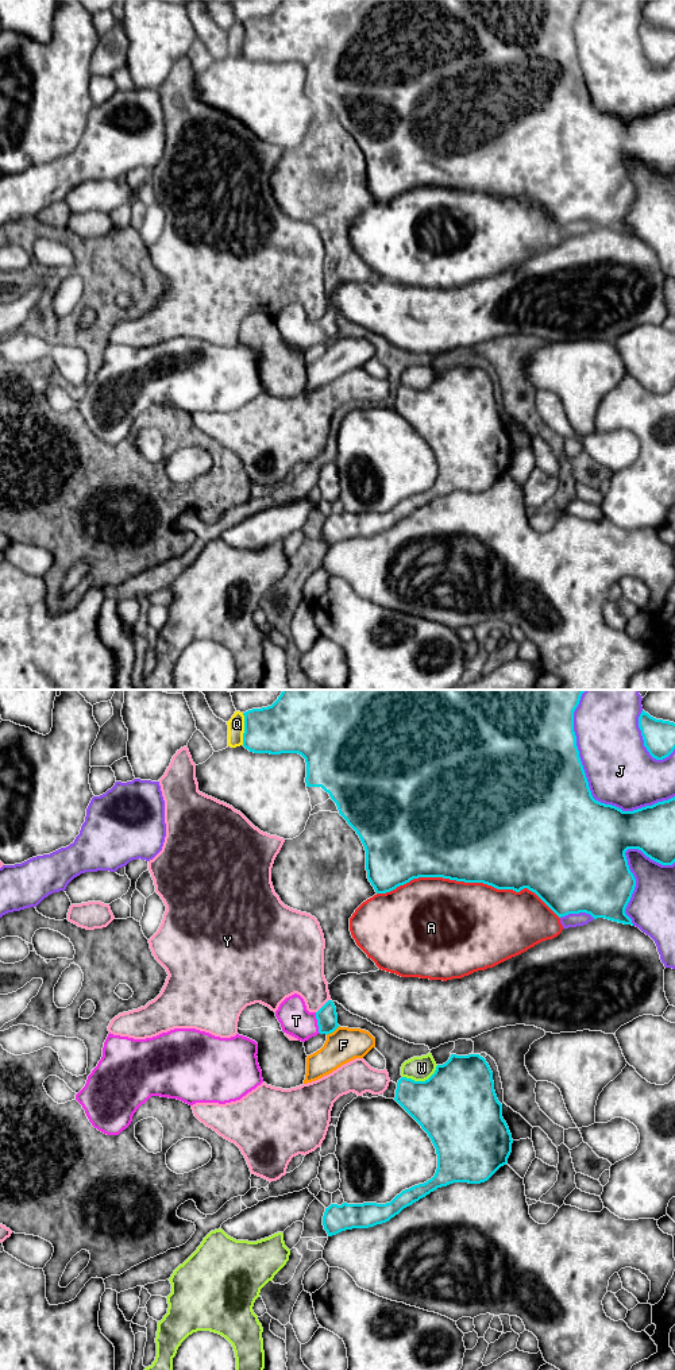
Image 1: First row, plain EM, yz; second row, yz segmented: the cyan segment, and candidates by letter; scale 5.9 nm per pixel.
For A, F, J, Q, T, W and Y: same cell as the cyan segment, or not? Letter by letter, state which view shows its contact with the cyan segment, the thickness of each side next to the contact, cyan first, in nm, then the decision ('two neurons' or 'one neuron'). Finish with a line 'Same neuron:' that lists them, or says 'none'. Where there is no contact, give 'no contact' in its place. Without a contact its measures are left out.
A: meets cyan in yz; 500 nm thick on the cyan side, 500 nm on the other; two neurons
F: meets cyan in yz; 130 nm thick on the cyan side, 200 nm on the other; two neurons
J: meets cyan in yz; 500 nm thick on the cyan side, 400 nm on the other; two neurons
Q: meets cyan in yz; 320 nm thick on the cyan side, 100 nm on the other; two neurons
T: meets cyan in yz; 130 nm thick on the cyan side, 190 nm on the other; one neuron
W: meets cyan in yz; 460 nm thick on the cyan side, 140 nm on the other; two neurons
Y: meets cyan in yz; 130 nm thick on the cyan side, 280 nm on the other; two neurons
Same neuron: T

